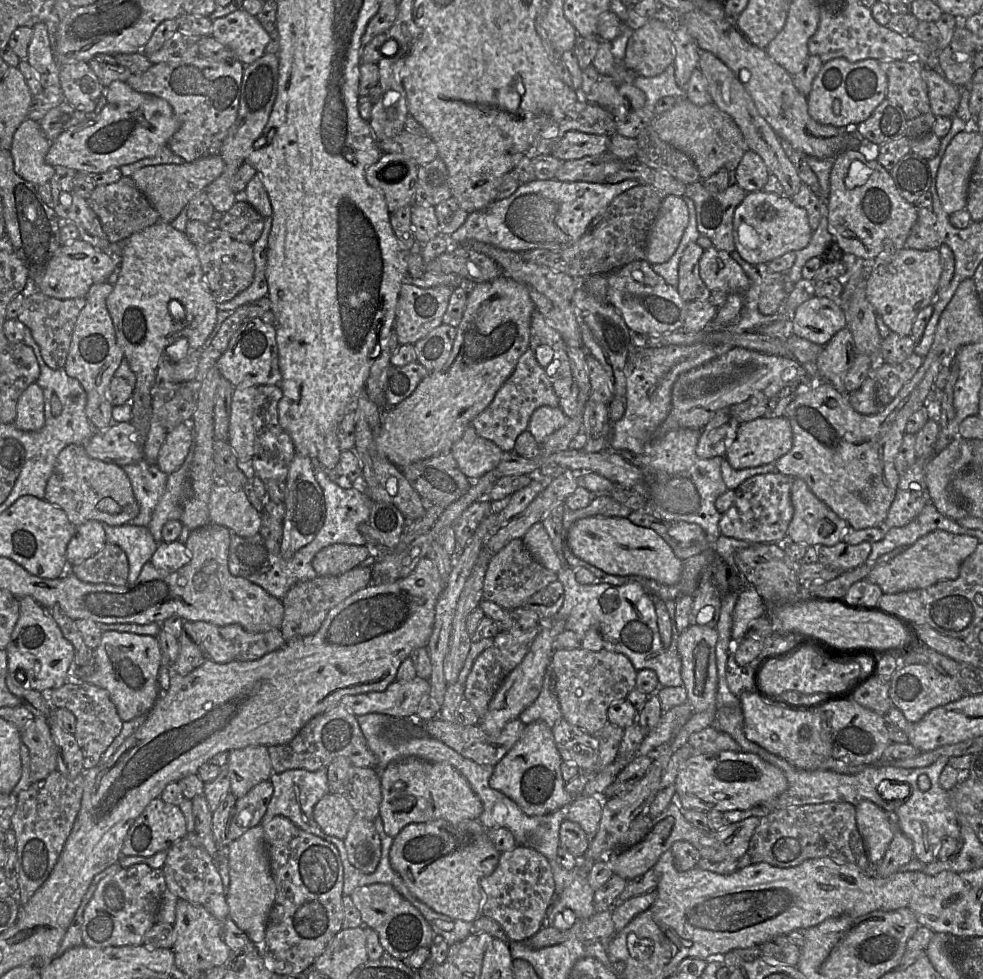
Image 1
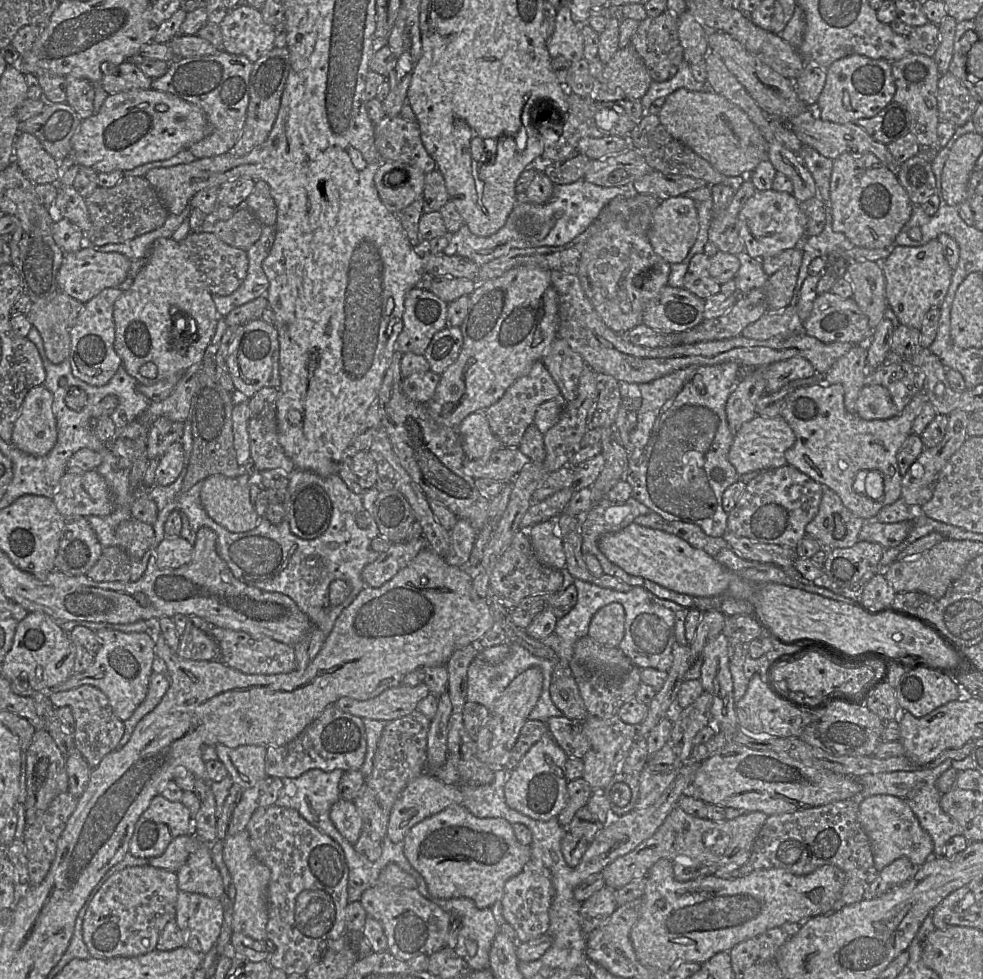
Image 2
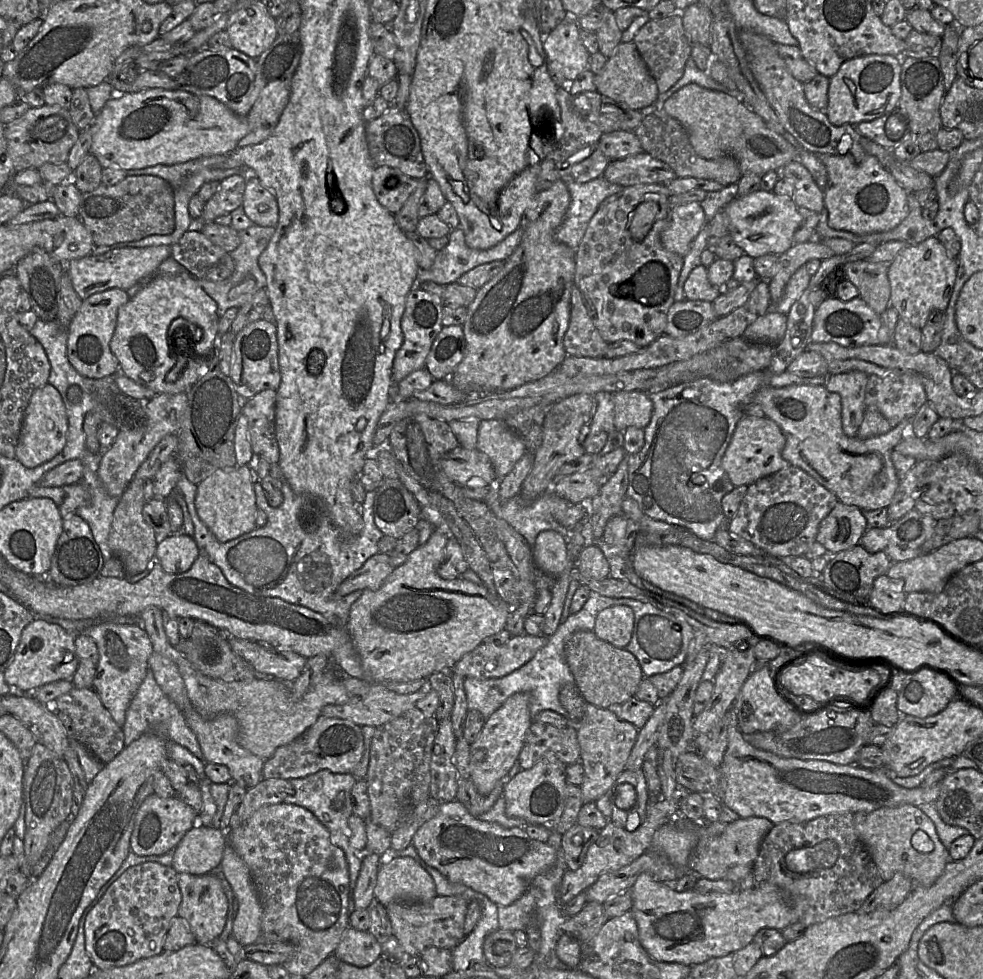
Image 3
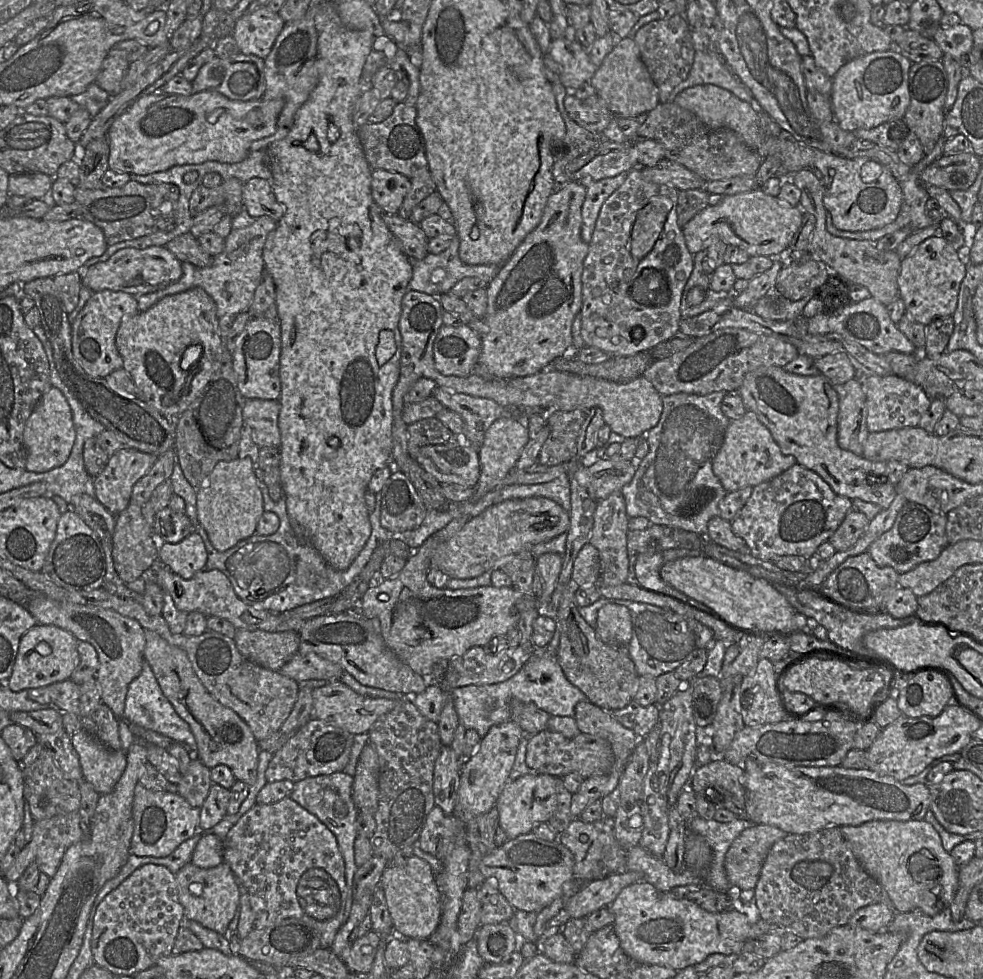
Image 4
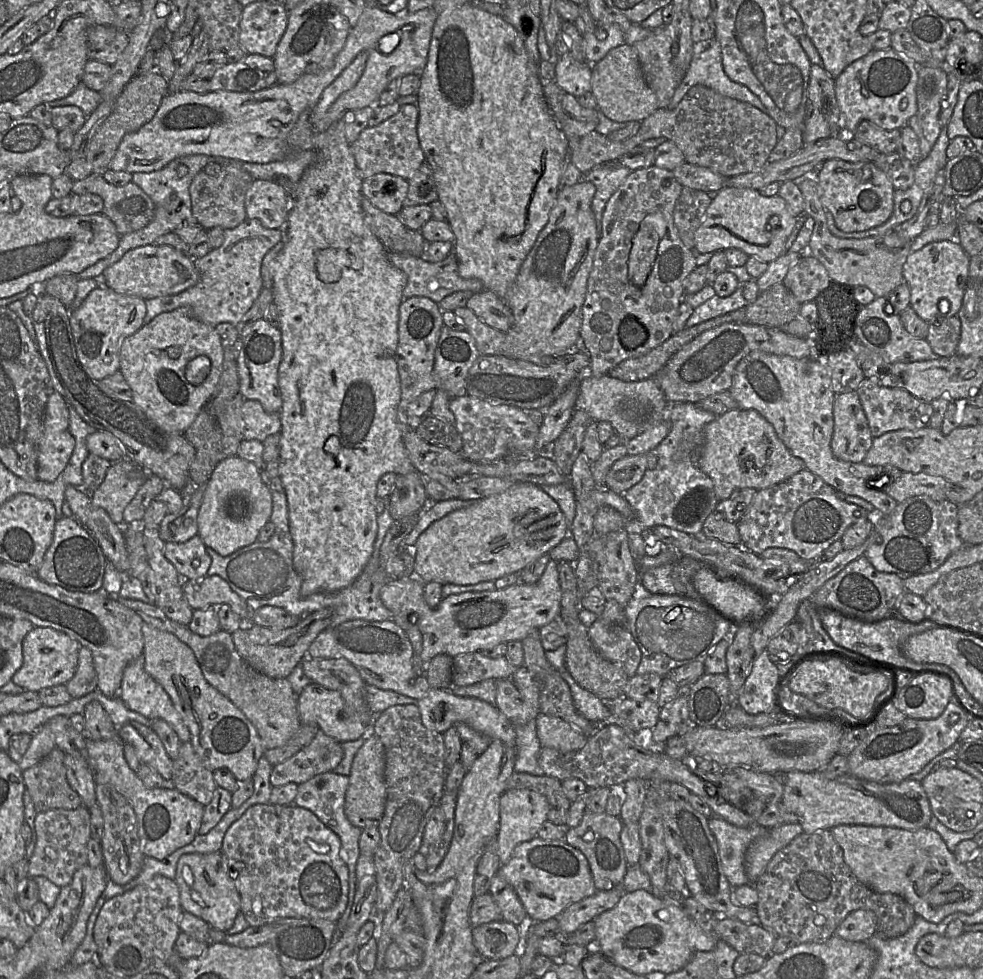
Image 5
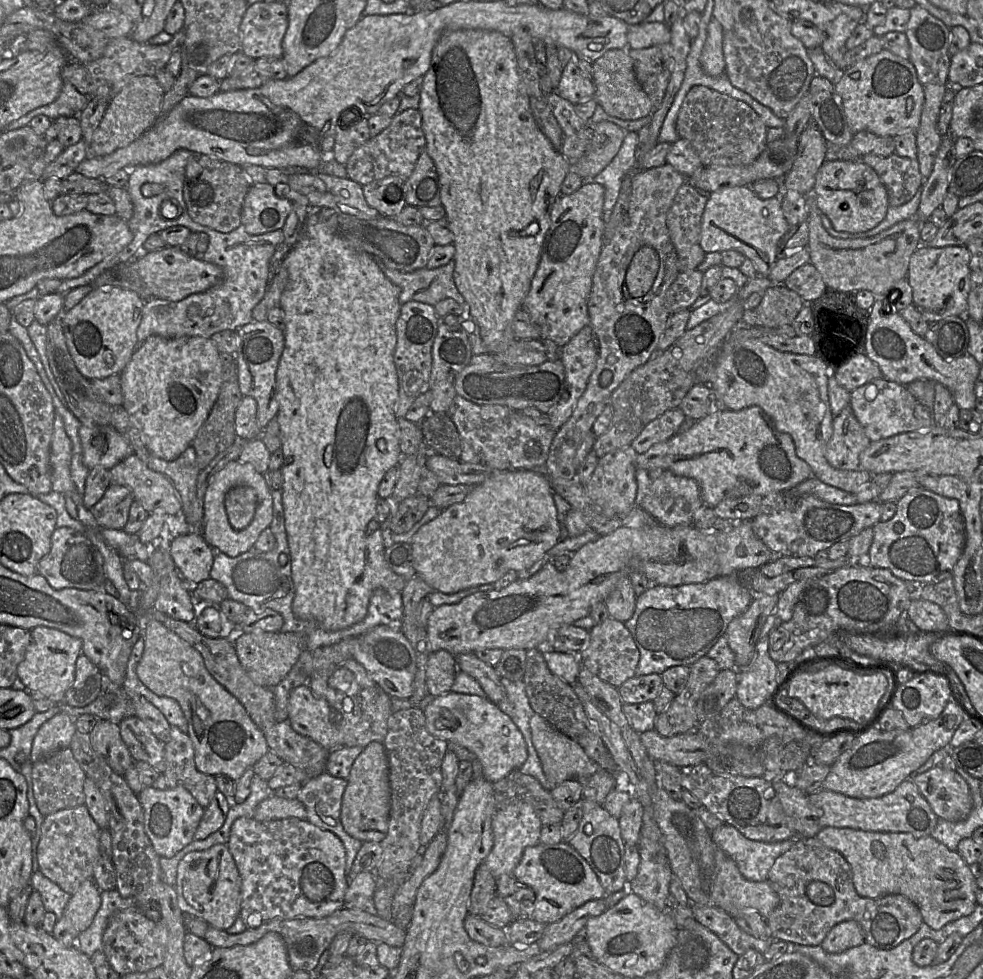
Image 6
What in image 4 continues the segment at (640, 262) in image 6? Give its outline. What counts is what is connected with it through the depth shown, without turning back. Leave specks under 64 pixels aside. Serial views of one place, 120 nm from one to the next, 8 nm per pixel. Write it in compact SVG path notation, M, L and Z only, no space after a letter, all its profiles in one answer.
M652 197L638 212L630 235L630 253L634 258L641 260L652 250L668 214L662 197Z

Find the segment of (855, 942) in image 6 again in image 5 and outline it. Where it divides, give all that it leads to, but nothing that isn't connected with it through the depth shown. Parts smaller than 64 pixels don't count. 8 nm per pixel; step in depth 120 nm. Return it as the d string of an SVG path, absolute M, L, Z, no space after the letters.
M868 909L850 912L836 928L834 934L848 941L864 941L872 937L876 931L877 917Z

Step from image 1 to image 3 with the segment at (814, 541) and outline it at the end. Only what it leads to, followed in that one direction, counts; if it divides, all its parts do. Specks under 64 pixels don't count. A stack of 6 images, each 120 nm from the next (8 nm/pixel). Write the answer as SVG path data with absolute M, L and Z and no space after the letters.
M838 501L820 522L816 541L827 551L836 554L858 545L868 528L861 509Z

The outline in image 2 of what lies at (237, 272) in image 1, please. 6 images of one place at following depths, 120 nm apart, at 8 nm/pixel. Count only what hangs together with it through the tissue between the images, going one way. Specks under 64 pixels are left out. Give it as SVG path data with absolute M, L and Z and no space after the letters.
M191 231L181 243L185 246L190 259L203 276L203 281L206 283L212 295L230 295L246 278L248 271L246 250L226 244L212 232Z

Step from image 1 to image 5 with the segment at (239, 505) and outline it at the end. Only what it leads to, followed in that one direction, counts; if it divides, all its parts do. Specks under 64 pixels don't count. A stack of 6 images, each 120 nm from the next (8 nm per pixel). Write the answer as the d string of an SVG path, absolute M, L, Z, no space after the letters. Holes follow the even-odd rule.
M237 456L221 461L205 484L202 504L198 512L198 535L207 547L222 557L229 556L240 548L258 540L262 527L270 521L272 514L271 490L262 482L259 469L254 463ZM231 497L243 497L247 502L244 518L233 519L228 514Z

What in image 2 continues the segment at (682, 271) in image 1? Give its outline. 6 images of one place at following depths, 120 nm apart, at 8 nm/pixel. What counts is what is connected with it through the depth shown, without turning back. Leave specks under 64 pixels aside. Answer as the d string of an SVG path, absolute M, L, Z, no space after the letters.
M703 252L695 254L684 276L684 288L703 300L718 294L721 286L709 274L709 259Z

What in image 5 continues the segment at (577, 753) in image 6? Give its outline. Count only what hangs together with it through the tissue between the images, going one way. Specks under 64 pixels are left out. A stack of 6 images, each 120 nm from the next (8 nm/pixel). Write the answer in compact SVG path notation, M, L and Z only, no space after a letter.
M539 714L536 732L541 747L553 748L562 753L582 749L587 737L561 718Z

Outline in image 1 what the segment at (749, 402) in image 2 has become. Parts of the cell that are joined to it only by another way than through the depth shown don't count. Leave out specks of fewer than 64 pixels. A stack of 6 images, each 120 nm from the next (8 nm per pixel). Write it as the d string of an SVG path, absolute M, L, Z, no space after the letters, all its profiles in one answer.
M719 412L703 429L696 454L699 458L725 457L726 451L737 436L740 423L727 412Z

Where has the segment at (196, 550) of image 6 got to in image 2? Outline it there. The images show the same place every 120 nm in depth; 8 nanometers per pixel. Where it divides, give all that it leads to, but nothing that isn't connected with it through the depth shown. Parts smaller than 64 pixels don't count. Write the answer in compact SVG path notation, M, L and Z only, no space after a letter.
M181 536L166 537L155 550L159 569L177 569L190 563L193 545Z

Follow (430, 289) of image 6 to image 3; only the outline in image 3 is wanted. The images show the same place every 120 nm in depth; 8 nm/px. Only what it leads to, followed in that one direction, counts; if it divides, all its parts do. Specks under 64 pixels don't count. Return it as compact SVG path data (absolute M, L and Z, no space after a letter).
M521 227L509 234L494 247L487 250L472 249L465 242L461 228L451 230L446 247L437 252L435 261L429 269L418 270L416 285L432 281L440 285L454 282L471 269L493 261L506 261L522 239Z

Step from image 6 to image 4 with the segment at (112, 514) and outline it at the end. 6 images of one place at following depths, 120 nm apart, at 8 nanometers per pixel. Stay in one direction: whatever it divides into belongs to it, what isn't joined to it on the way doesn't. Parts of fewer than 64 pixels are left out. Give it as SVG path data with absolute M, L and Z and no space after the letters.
M120 448L94 478L96 499L113 515L120 514L130 503L133 486L149 471L156 458L136 449Z

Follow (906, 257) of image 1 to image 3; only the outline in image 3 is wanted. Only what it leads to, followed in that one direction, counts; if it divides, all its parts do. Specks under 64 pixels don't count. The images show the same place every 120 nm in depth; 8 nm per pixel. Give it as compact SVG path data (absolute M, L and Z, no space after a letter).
M937 236L906 247L888 264L890 305L897 310L901 319L922 329L932 311L946 310L956 281L957 268L957 258L948 254Z

